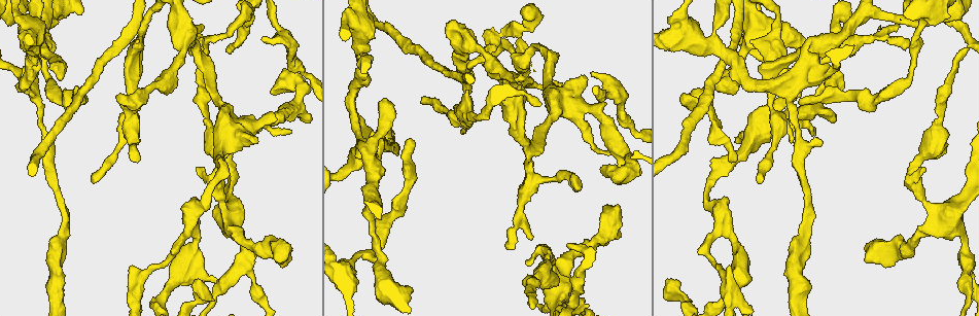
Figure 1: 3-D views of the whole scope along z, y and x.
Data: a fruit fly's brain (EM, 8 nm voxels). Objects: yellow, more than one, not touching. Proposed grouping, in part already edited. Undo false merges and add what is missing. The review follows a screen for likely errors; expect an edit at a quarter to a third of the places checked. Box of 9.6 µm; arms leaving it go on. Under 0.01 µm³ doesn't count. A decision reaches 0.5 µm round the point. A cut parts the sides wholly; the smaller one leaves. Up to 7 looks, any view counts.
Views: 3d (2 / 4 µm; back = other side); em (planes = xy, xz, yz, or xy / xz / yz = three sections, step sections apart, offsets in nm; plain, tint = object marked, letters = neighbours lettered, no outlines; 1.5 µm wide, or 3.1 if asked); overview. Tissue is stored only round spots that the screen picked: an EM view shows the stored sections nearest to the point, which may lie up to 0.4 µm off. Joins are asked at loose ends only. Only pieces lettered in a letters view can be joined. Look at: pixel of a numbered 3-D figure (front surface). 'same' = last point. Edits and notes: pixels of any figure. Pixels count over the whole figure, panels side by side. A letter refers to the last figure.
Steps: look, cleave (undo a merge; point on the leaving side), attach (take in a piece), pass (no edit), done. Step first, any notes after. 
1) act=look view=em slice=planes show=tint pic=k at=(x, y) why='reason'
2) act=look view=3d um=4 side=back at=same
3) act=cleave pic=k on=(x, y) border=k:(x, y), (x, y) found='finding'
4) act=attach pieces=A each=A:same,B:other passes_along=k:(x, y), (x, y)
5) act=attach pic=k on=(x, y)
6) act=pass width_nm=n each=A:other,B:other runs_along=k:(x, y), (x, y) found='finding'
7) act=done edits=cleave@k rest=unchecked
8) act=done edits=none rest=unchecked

act=look view=3d um=2 pic=1 at=(272, 94) why='thick end'

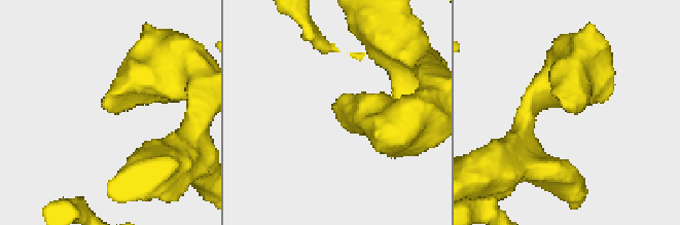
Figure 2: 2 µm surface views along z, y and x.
act=look view=em slice=xy step=4 show=letters pic=2 at=(101, 107)

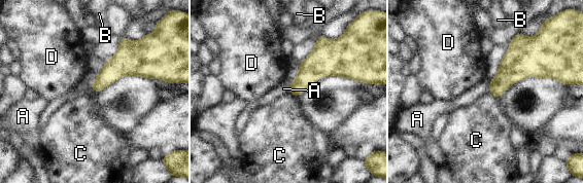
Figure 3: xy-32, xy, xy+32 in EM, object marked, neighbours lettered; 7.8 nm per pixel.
act=look view=em slice=planes show=letters at=same why='cut it another way'

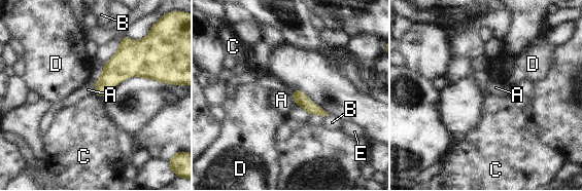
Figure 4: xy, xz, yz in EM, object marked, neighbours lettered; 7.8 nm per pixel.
act=pass each=A:other,B:other,C:other,D:other,E:other runs_along=4:(295, 92), (312, 109), (322, 113) found='no lettered piece goes on from it'

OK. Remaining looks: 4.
act=look view=3d um=2 pic=1 at=(467, 69) why='free end'

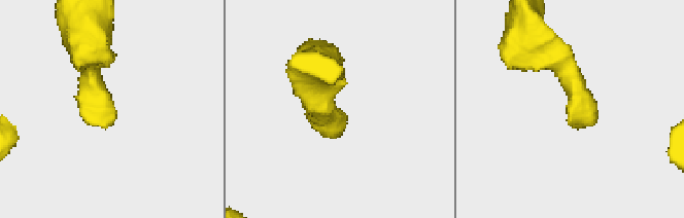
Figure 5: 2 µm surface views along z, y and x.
act=look view=em slice=yz step=4 show=plain pic=5 at=(338, 109) why='shape alone is not enough'

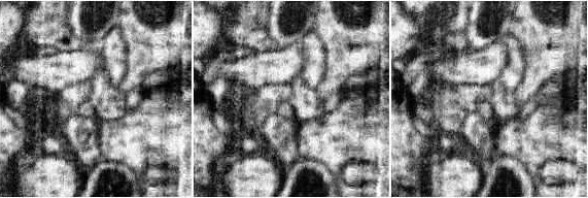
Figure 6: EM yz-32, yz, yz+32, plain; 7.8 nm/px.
act=look view=em slice=yz step=4 show=letters at=same

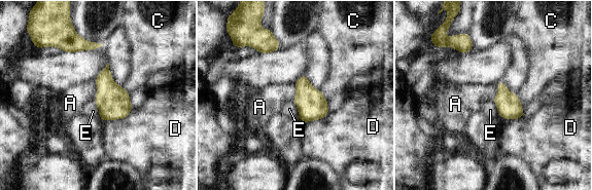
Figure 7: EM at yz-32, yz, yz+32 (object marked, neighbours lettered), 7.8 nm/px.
act=pass width_nm=190 longest_contact=D:160nm each=A:other,C:other,D:other,E:other found='none of them fits'

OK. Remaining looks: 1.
act=look view=em slice=xy step=4 show=letters pic=1 at=(529, 27) why='abrupt turn'

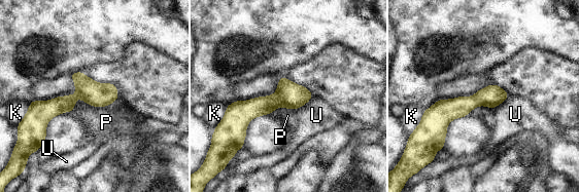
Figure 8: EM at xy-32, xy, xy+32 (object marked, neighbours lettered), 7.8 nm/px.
act=pass each=K:other,P:other,U:other found='one cell here'

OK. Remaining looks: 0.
act=done edits=none rest=unchecked

